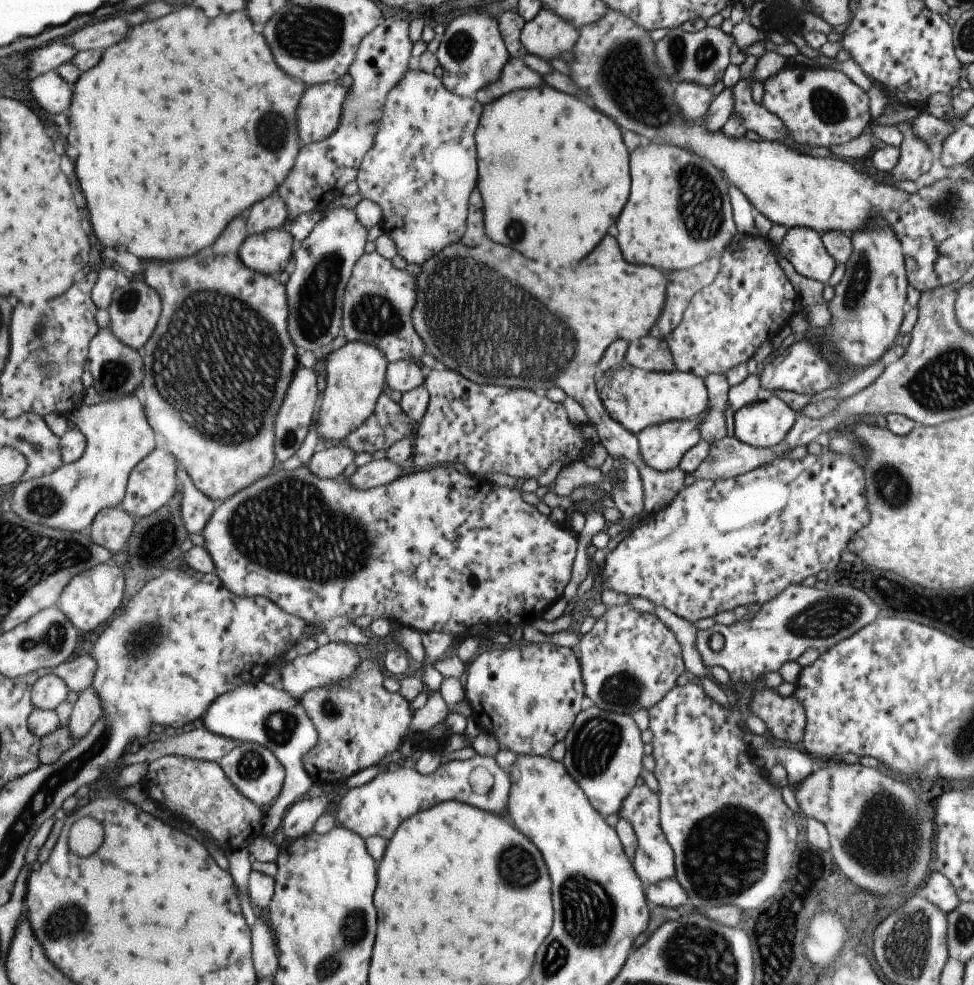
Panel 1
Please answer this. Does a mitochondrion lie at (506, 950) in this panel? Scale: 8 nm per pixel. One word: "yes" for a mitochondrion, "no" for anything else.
no

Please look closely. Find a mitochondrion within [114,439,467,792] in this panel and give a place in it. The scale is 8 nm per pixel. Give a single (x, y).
(291, 527)

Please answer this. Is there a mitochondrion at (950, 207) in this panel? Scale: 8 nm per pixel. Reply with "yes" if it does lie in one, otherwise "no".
yes

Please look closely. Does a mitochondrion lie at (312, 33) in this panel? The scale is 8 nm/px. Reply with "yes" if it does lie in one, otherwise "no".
yes

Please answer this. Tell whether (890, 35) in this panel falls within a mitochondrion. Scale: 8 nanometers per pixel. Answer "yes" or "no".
no

